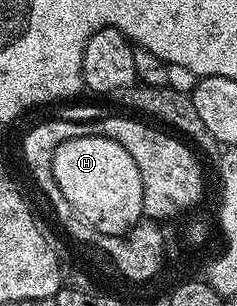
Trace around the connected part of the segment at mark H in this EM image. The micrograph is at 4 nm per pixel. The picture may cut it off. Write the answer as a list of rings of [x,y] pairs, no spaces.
[[[80,136],[76,140],[64,140],[60,148],[56,148],[56,156],[52,156],[52,176],[56,176],[56,184],[60,192],[64,192],[64,200],[68,200],[70,209],[77,212],[78,217],[86,223],[94,234],[122,236],[143,221],[144,184],[140,168],[136,168],[136,160],[128,156],[116,140],[108,140],[104,136]]]

